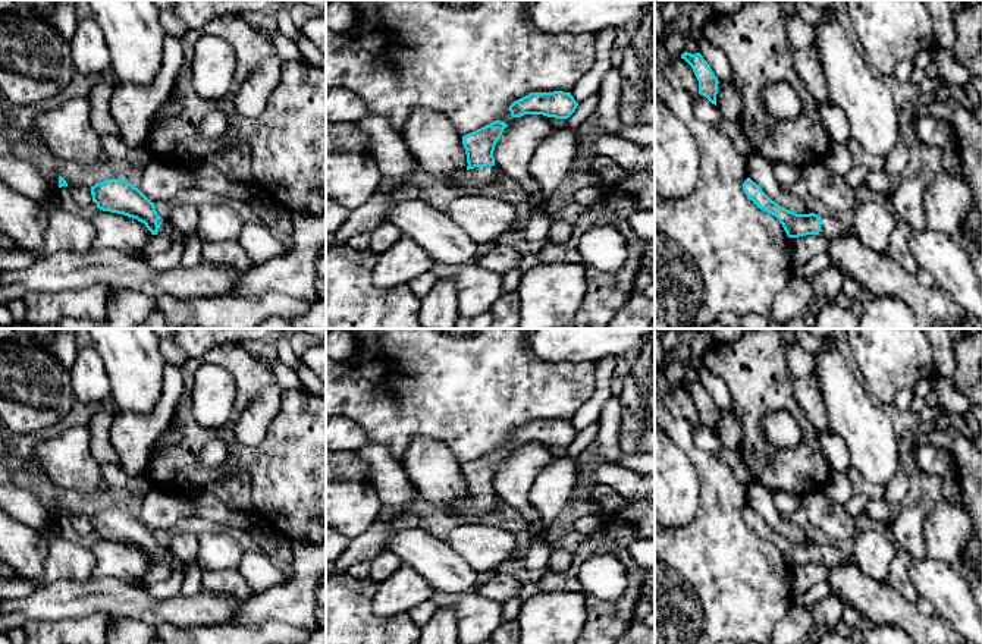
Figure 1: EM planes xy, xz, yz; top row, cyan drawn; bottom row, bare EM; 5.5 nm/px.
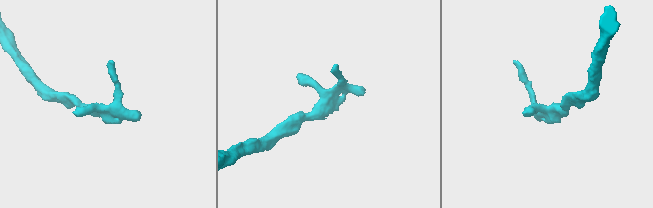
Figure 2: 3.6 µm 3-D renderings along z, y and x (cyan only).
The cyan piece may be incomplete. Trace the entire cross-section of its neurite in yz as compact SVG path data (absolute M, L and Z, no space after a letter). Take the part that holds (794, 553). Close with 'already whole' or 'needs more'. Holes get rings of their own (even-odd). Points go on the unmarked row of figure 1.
M750 506L744 509L743 519L760 538L775 544L779 549L788 566L821 563L831 571L832 568L847 565L851 560L832 543L825 546L815 541L797 543L781 535L772 530Z; needs more

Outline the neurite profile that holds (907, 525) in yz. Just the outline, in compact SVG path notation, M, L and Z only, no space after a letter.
M919 506L903 508L890 522L892 538L912 559L926 559L925 549L925 518L926 512Z

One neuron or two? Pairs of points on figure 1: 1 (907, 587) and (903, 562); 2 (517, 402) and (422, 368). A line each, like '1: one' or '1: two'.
1: one
2: one

